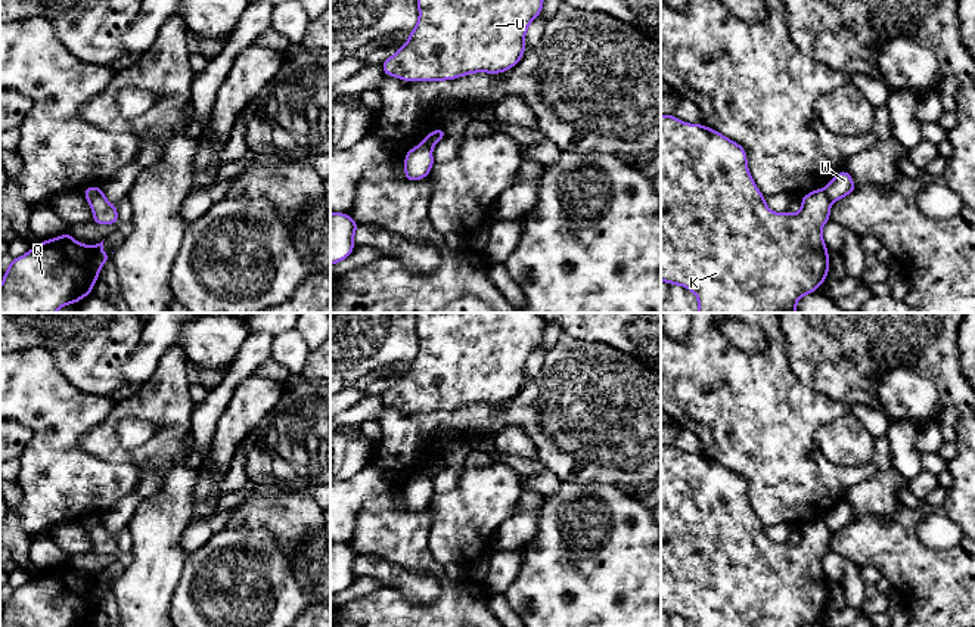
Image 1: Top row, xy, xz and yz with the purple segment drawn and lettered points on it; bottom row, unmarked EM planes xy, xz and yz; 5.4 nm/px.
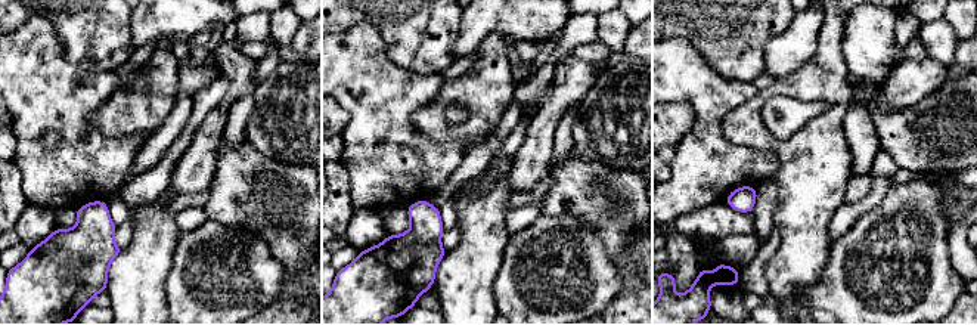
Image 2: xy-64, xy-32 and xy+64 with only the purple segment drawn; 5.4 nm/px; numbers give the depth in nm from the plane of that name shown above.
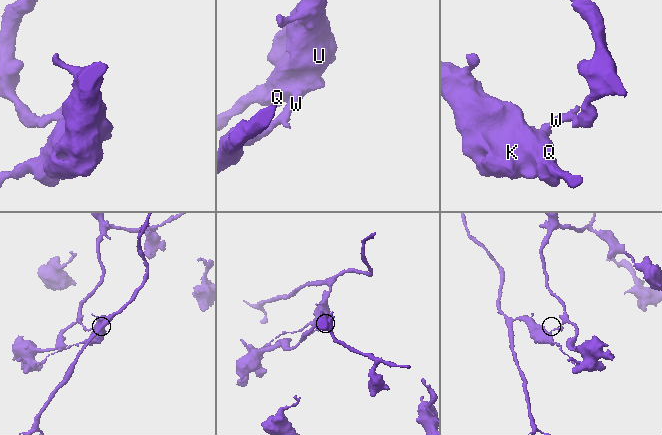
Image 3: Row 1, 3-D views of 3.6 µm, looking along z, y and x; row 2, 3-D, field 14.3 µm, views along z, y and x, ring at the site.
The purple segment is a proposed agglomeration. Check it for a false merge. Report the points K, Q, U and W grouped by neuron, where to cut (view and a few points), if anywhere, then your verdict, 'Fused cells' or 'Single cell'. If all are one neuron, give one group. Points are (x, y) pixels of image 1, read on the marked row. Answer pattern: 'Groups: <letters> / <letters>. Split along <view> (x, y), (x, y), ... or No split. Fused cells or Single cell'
Groups: K Q U / W. Split along xy (101, 188), (86, 198). Fused cells

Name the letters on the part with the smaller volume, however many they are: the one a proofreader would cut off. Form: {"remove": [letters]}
{"remove": ["K", "Q", "U"]}

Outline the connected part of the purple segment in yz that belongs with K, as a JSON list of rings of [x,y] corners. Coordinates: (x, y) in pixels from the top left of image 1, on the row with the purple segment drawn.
[[[661,114],[661,280],[692,291],[698,299],[698,313],[797,313],[797,302],[827,280],[829,248],[822,229],[830,220],[832,201],[825,189],[816,189],[801,198],[801,211],[774,212],[766,205],[766,196],[748,170],[748,158],[742,145],[704,124],[683,122],[676,115]]]

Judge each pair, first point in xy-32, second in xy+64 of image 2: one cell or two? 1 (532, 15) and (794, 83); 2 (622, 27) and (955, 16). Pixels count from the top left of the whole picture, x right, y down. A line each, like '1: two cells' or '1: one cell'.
1: two cells
2: two cells

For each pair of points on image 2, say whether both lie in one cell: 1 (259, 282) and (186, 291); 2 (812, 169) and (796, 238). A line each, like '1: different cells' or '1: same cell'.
1: same cell
2: same cell

